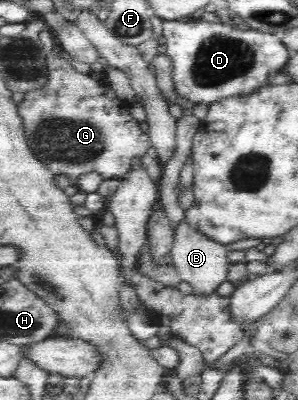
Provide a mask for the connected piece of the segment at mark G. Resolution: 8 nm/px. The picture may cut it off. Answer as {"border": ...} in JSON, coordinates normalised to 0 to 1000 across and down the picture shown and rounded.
{"border":[[[161,68],[131,78],[131,100],[154,133],[158,203],[114,225],[111,235],[84,233],[84,248],[60,263],[60,288],[74,300],[97,370],[131,403],[151,405],[178,438],[218,433],[245,455],[302,428],[326,428],[346,448],[403,448],[466,408],[470,393],[507,368],[503,343],[473,325],[466,305],[436,283],[443,258],[393,245],[359,208],[312,200],[299,185],[272,185],[272,173],[252,173],[225,150],[185,140],[181,98]]]}

